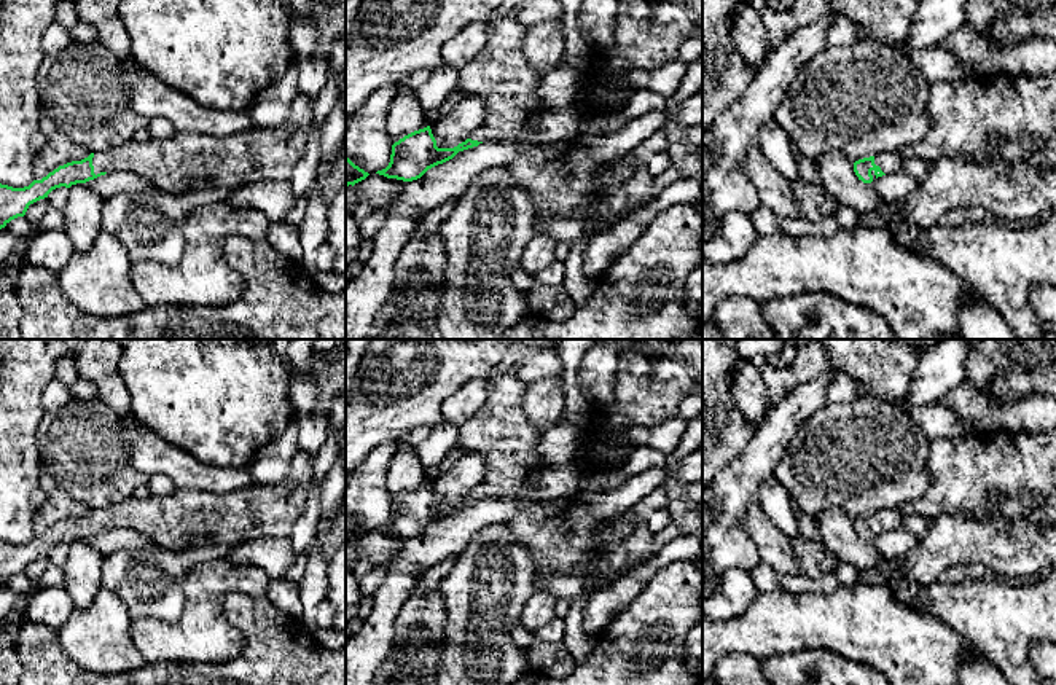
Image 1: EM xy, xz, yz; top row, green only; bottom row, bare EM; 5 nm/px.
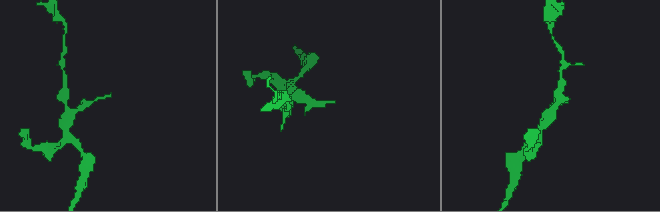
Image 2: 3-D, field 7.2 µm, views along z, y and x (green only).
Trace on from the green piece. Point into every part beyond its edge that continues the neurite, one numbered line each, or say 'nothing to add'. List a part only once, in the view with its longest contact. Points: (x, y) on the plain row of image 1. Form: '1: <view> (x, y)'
1: xy (185, 520)

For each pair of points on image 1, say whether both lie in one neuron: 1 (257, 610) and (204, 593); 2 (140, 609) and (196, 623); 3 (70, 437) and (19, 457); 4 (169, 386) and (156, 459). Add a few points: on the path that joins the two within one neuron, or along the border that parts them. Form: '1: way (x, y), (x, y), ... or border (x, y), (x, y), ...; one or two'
1: border (231, 591), (223, 602), (223, 615), (241, 633); two
2: border (180, 610), (172, 620), (137, 618); two
3: border (43, 414), (37, 429), (40, 470); two
4: border (134, 418), (191, 456); two

